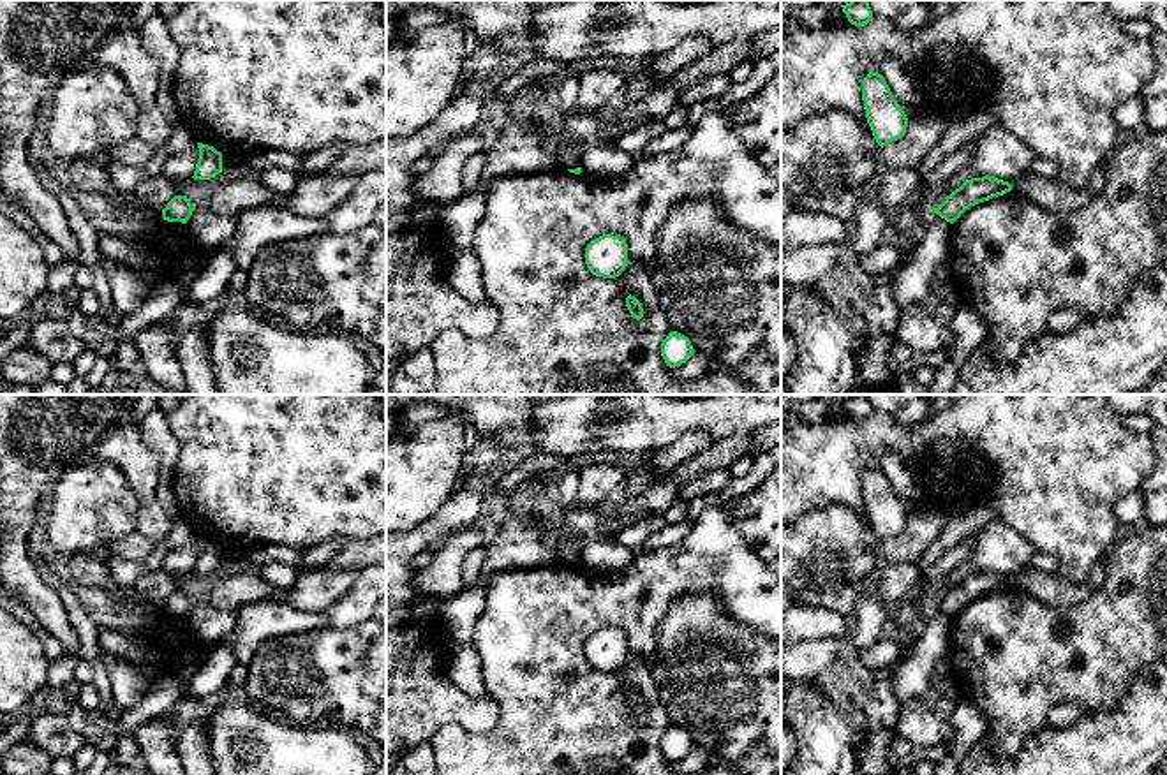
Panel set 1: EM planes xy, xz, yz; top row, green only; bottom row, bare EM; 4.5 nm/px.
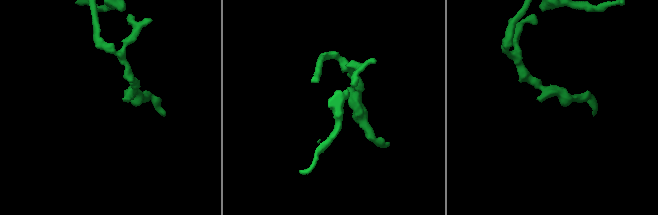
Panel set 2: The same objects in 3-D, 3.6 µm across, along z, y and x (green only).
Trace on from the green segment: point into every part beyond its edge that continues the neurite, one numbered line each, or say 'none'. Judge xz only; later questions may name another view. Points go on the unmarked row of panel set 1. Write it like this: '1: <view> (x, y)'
none

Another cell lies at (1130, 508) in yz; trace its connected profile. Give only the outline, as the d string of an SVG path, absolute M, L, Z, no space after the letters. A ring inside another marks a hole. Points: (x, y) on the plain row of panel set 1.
M1135 490L1121 497L1116 504L1116 518L1123 525L1130 525L1134 530L1144 528L1144 491Z

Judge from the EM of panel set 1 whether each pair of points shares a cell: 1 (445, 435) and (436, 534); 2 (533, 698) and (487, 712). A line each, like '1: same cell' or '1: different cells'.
1: different cells
2: different cells

